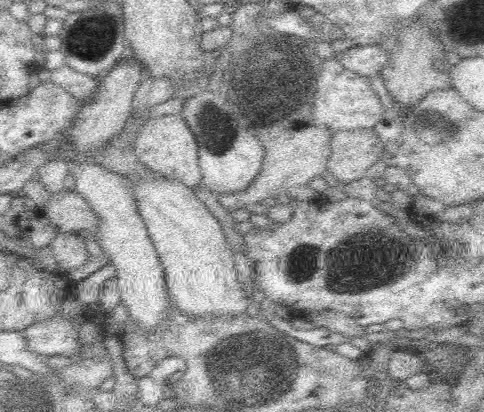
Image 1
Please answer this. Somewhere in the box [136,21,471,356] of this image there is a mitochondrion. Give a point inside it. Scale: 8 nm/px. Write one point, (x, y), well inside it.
(283, 102)

